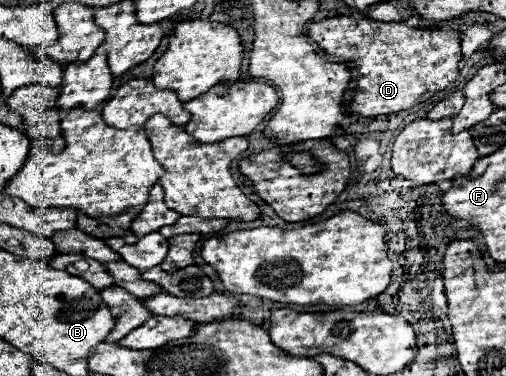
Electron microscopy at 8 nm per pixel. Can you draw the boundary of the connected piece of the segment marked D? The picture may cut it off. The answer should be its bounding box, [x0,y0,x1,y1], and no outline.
[308,16,462,116]

